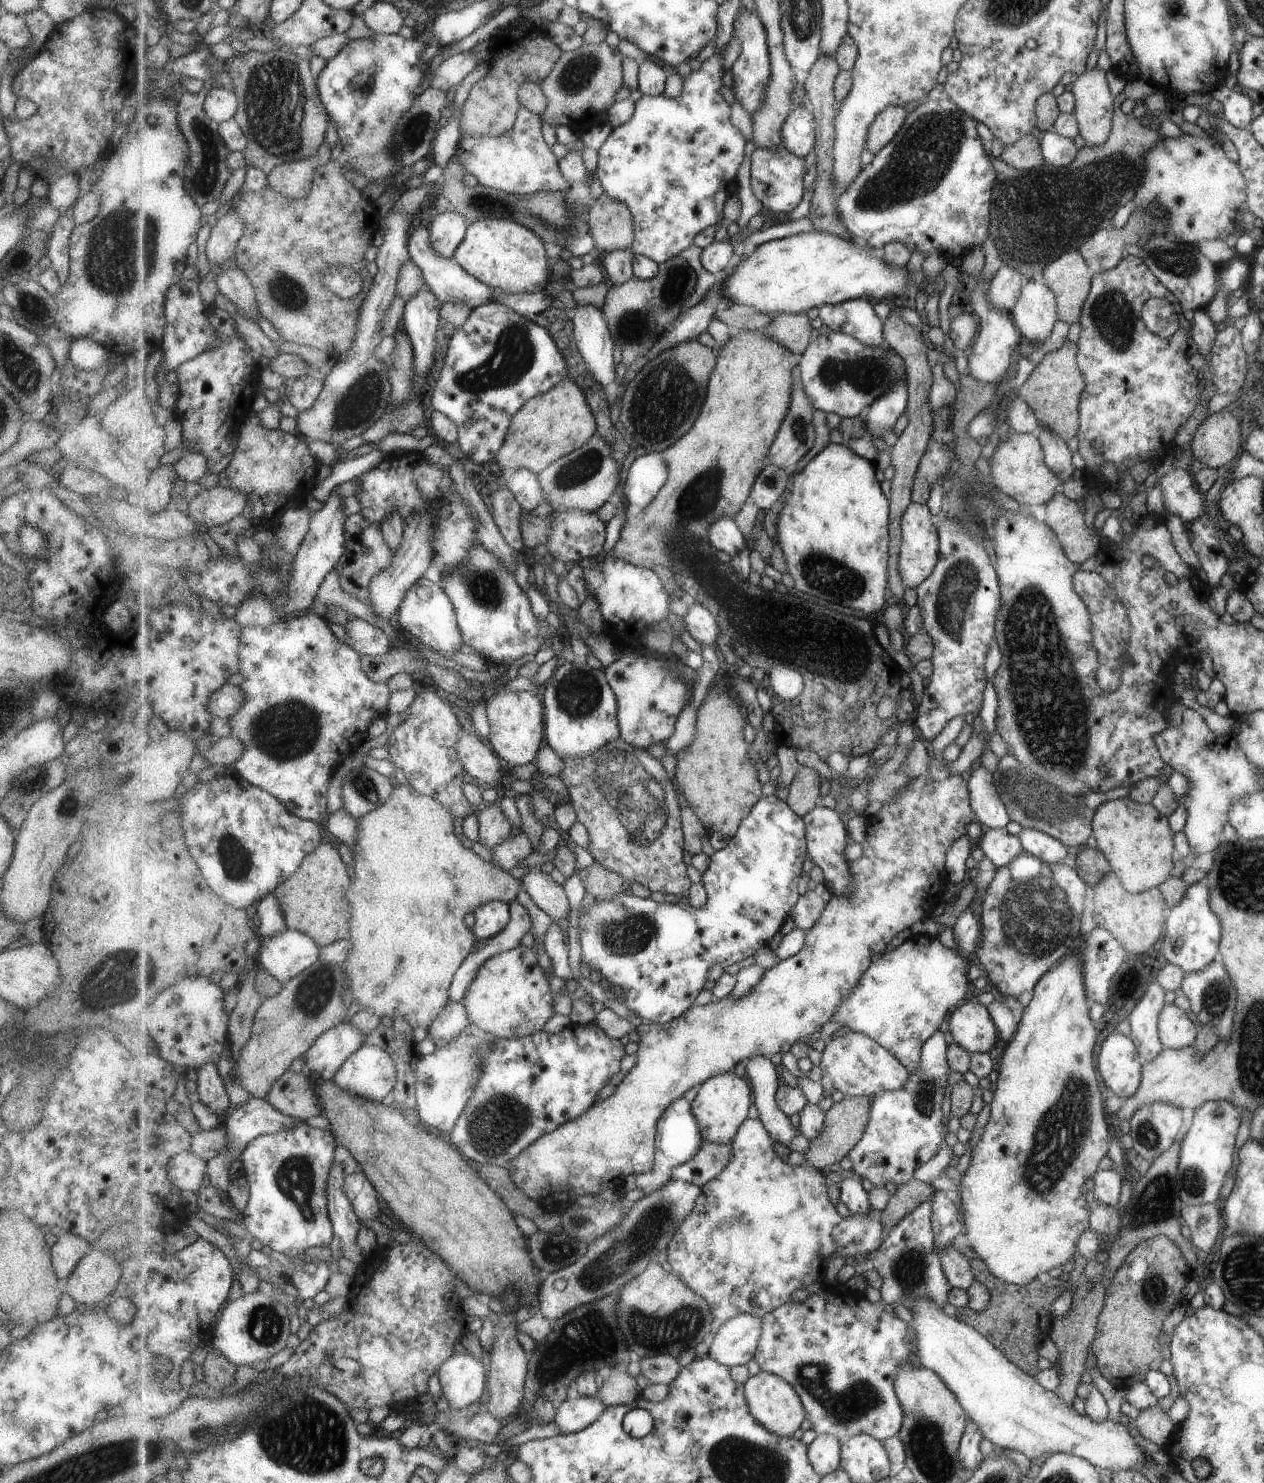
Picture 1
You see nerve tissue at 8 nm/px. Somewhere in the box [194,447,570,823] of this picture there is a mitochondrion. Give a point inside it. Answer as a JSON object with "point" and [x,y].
{"point":[286,731]}

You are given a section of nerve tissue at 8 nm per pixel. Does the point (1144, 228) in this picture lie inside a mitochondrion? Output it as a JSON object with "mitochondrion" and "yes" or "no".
{"mitochondrion":"yes"}

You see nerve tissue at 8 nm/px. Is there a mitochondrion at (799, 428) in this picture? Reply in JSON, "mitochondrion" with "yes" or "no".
{"mitochondrion":"yes"}

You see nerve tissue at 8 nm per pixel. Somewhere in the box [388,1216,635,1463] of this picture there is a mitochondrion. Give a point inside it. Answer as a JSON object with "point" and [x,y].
{"point":[588,1334]}

